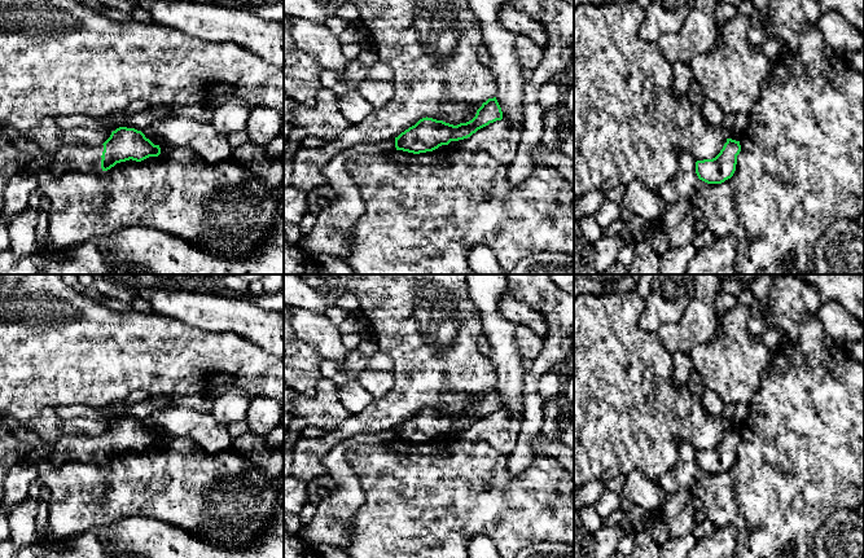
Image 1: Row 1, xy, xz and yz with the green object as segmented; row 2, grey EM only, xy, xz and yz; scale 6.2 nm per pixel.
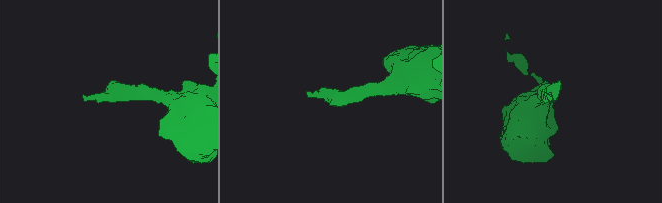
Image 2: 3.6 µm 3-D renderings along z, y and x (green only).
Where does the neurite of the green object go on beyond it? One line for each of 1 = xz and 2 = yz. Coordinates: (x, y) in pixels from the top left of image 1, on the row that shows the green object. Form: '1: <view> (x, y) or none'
1: none
2: none

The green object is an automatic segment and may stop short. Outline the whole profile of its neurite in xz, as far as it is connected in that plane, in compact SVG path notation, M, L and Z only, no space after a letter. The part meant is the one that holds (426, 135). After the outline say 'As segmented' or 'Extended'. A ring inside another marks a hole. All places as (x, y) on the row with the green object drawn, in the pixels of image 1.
M496 97L488 98L466 123L453 126L427 117L420 119L395 137L395 148L413 154L433 151L451 141L468 139L478 129L501 119L503 111Z. As segmented

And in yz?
M727 139L727 142L715 158L696 162L698 179L707 184L722 184L731 179L736 171L740 151L740 141Z. As segmented

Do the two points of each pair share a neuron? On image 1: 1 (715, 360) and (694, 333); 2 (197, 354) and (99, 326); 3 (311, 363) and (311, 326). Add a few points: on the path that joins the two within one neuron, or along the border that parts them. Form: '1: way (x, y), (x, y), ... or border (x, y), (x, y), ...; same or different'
1: border (709, 341), (697, 345), (688, 354); different
2: way (172, 354), (128, 351), (123, 346); same
3: border (297, 335), (323, 357); different

